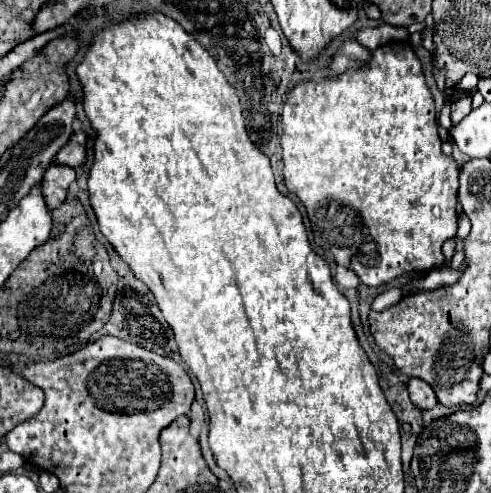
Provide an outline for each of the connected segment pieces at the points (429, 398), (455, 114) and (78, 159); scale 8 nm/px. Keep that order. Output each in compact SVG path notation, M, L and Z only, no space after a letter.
M410 378L408 382L408 390L410 390L410 400L420 408L420 410L432 410L438 400L434 396L434 390L430 388L430 384L426 384L420 378Z
M462 94L458 100L452 102L452 122L460 122L468 112L472 110L472 96L470 94Z
M74 132L70 140L60 148L60 152L54 156L56 164L64 164L70 168L78 168L84 162L86 156L86 134L84 132Z

